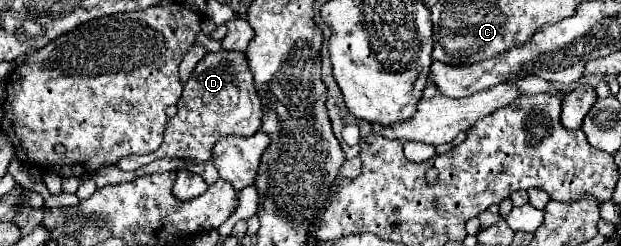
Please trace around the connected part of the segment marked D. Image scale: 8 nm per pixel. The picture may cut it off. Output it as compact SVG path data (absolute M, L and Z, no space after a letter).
M239 51L207 53L195 67L191 79L183 87L183 95L177 101L177 115L167 121L163 145L147 155L127 155L117 167L123 171L135 171L155 159L197 159L209 161L211 147L223 135L253 135L261 127L263 107L253 87L253 75L247 67L247 59Z

